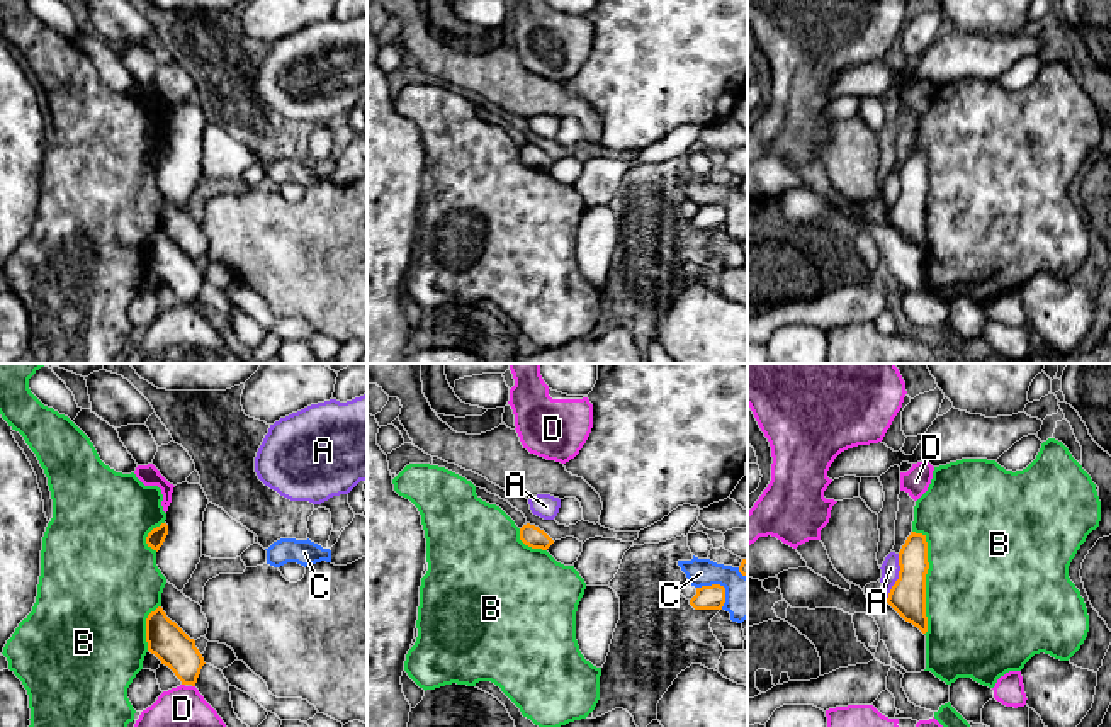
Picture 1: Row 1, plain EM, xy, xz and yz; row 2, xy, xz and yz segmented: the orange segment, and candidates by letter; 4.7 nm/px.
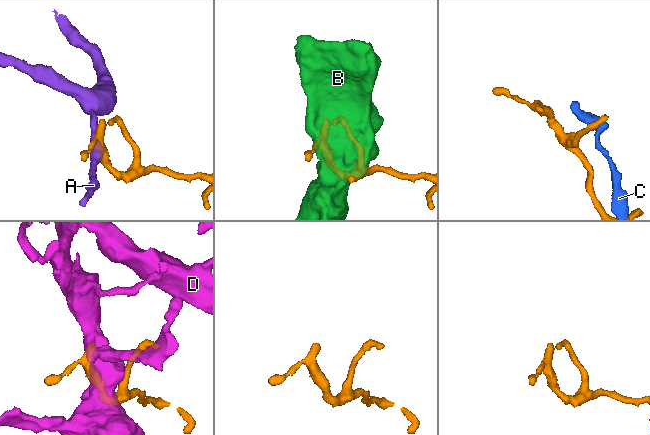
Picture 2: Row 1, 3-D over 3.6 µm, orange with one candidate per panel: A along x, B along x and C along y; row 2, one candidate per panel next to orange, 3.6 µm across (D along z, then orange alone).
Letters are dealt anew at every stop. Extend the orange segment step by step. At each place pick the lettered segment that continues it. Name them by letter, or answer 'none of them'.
none of them

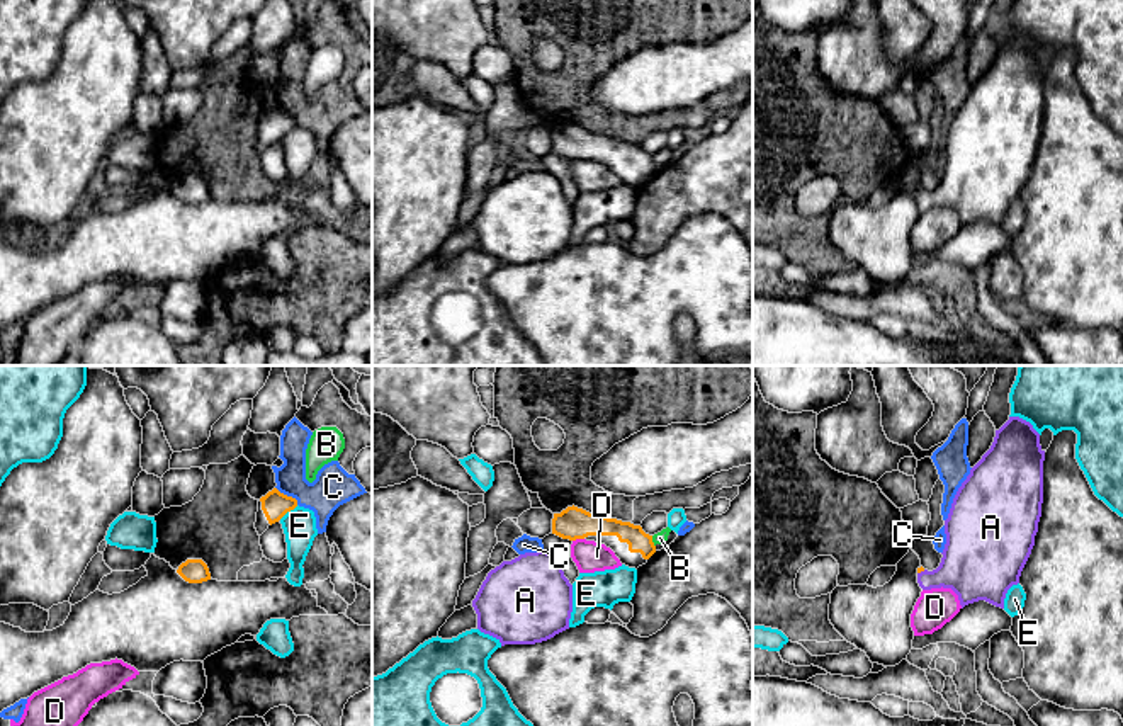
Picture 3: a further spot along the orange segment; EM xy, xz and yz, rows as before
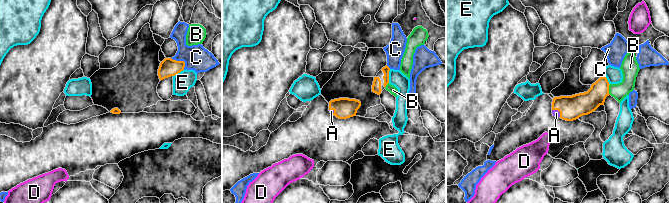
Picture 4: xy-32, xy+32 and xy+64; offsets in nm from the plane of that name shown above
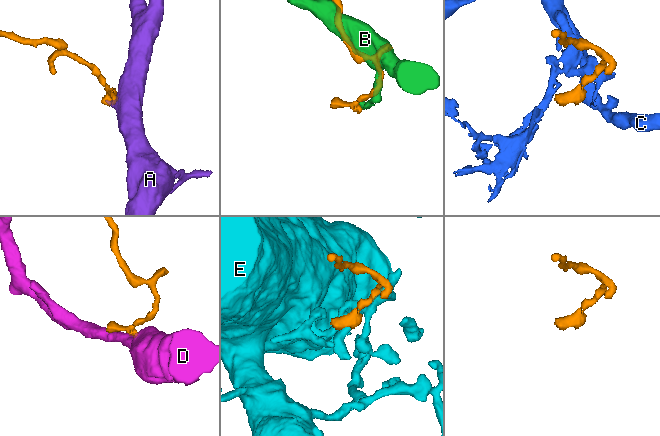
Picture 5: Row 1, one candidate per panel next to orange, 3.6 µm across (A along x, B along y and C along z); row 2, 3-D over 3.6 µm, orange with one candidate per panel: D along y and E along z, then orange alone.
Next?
A

